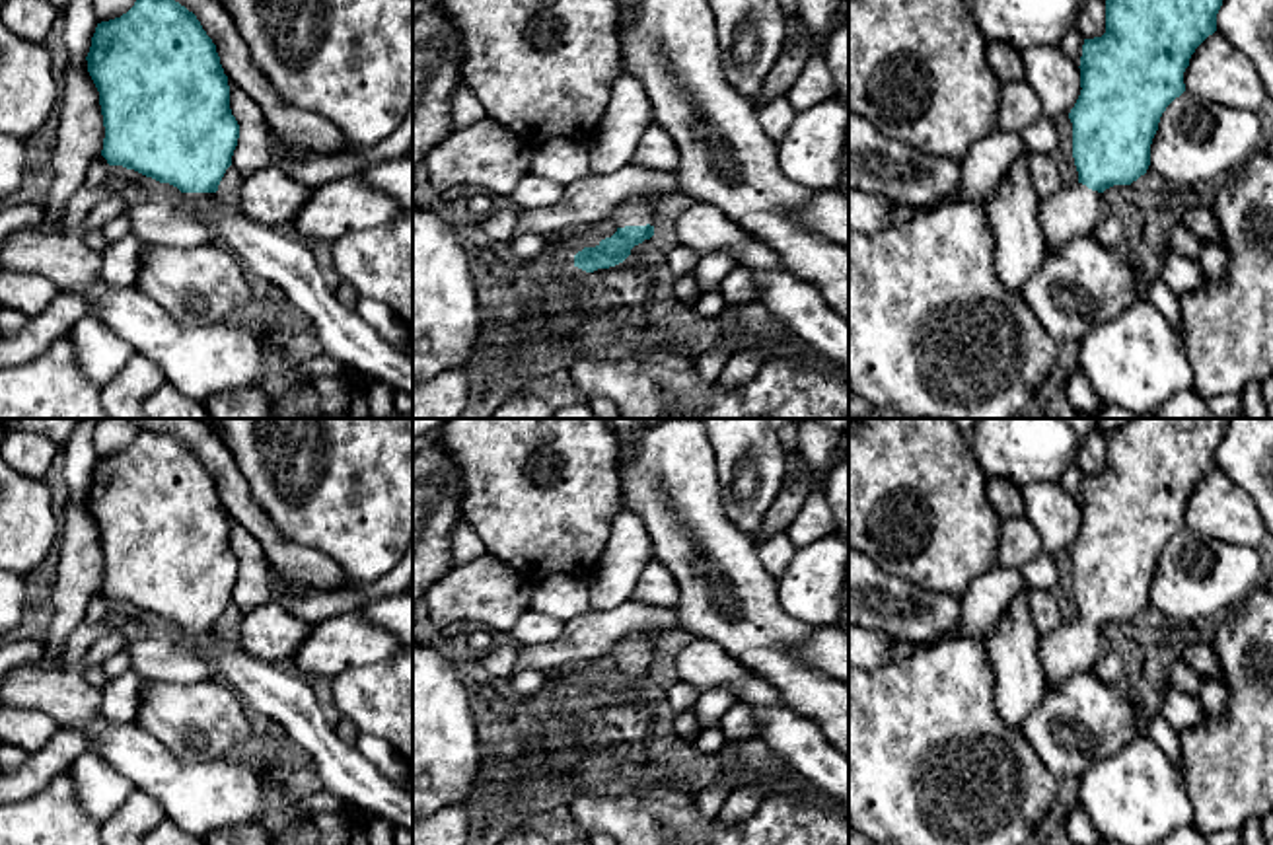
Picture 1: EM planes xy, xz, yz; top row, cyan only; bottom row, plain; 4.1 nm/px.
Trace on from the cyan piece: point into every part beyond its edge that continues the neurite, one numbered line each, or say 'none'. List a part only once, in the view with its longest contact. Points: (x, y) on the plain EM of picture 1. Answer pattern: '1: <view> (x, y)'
1: xz (639, 645)

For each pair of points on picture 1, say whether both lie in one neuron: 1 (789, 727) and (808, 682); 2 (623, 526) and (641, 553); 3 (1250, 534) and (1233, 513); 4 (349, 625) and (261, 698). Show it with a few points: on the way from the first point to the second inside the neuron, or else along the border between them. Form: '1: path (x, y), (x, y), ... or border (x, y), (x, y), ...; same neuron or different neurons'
1: border (787, 705), (806, 717), (828, 742); different neurons
2: path (629, 532), (629, 542), (635, 548); same neuron
3: path (1246, 528), (1236, 518); same neuron
4: border (296, 668), (318, 684); different neurons

